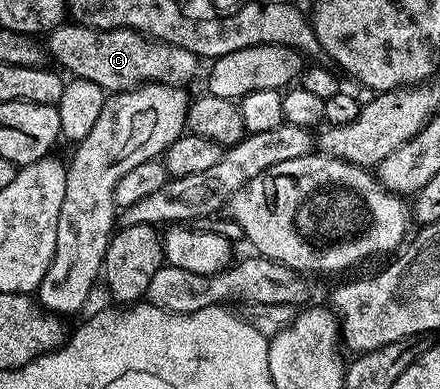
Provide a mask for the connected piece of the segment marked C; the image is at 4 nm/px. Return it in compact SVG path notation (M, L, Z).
M67 21L47 35L47 49L70 72L70 76L95 81L106 93L128 91L143 83L165 83L169 87L188 84L197 75L199 58L187 49L173 47L157 39L150 39L137 31L123 28L98 31L76 21Z

